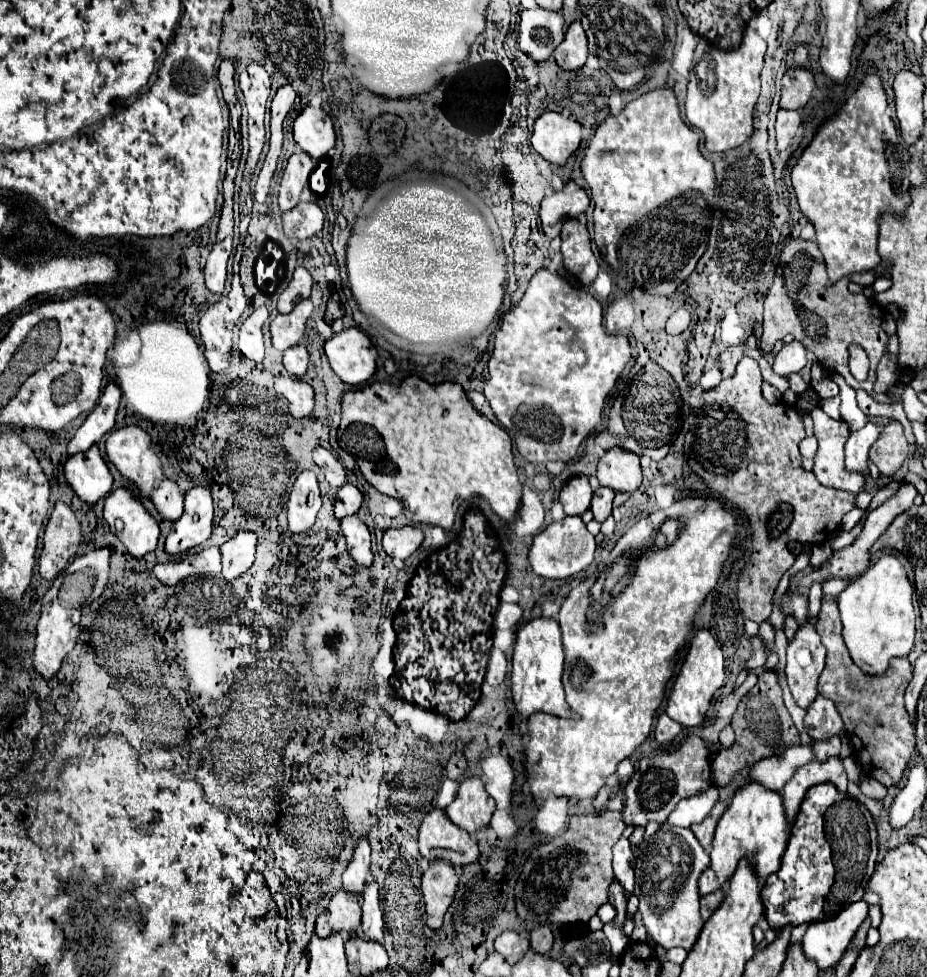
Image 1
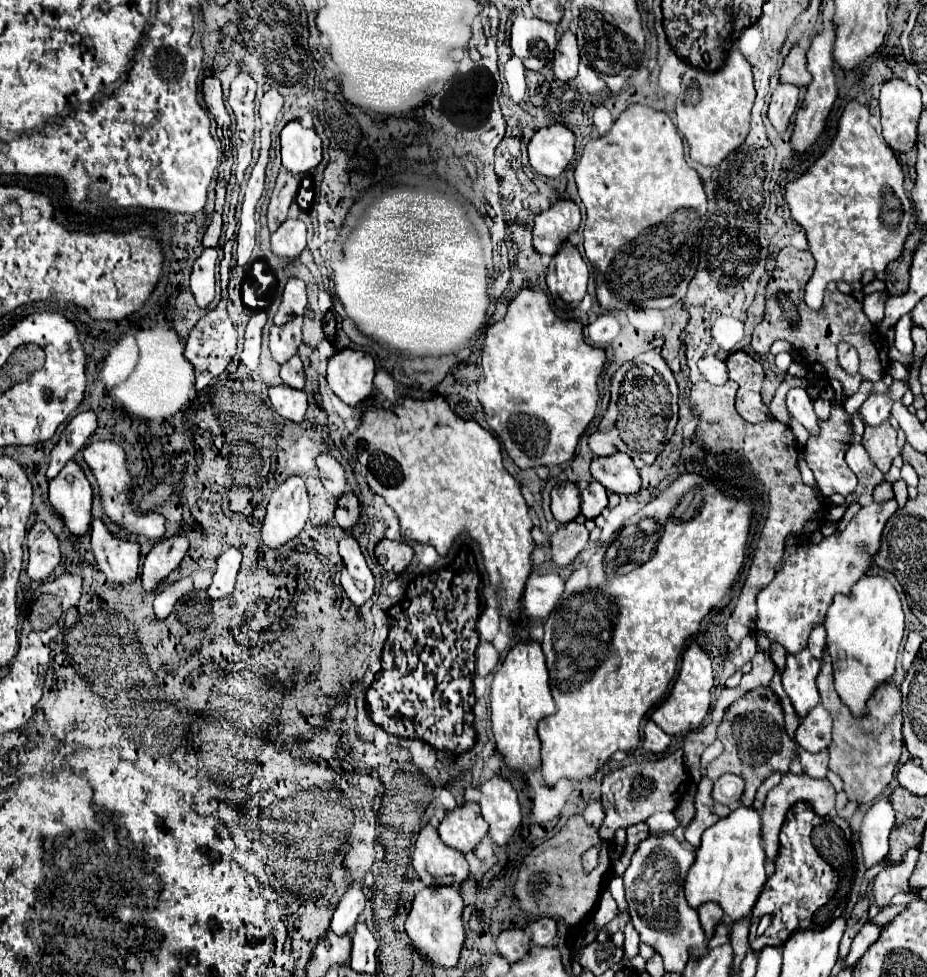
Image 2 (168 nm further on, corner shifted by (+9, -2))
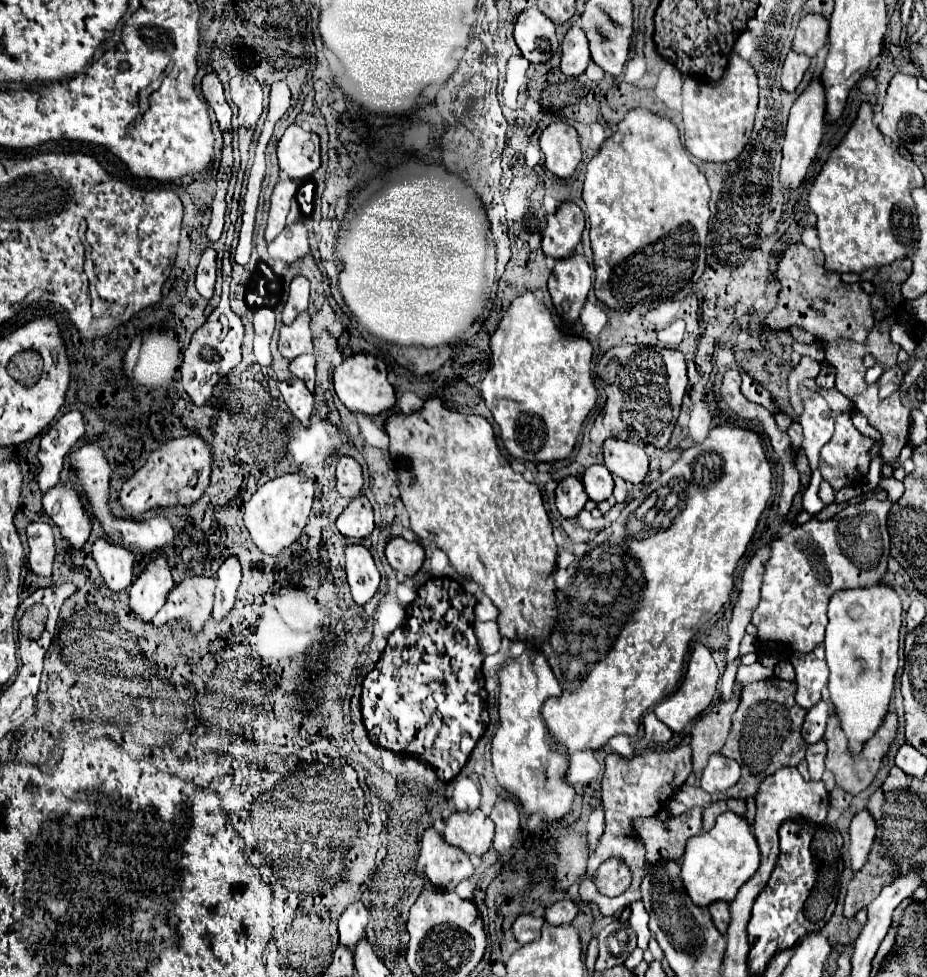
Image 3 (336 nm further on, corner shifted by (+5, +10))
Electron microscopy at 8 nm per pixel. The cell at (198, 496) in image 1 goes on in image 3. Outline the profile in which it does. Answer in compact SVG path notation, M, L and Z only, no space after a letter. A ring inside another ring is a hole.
M164 556L150 560L130 588L130 608L134 610L134 614L138 614L138 618L146 622L152 620L158 608L162 608L172 586L174 580L168 560Z

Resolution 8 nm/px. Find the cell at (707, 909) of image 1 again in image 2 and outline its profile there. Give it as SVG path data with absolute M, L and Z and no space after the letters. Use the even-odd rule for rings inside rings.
M708 902L708 904L702 904L702 908L698 908L698 914L700 914L700 922L702 922L702 928L706 932L706 938L710 940L714 936L714 930L716 926L722 922L722 908L714 902Z

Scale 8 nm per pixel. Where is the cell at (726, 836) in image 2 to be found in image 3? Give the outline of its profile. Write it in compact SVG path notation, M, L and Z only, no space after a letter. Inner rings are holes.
M726 811L716 819L714 828L705 834L690 838L682 858L682 882L694 904L710 906L714 900L732 902L738 890L756 874L760 866L760 850L756 836L746 824L744 816Z

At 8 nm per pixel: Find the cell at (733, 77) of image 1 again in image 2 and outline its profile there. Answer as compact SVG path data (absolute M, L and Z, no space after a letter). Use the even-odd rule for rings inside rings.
M732 50L726 64L714 74L686 66L682 92L676 102L676 128L688 142L690 158L702 166L720 166L720 162L748 136L754 98L752 68L738 50Z

